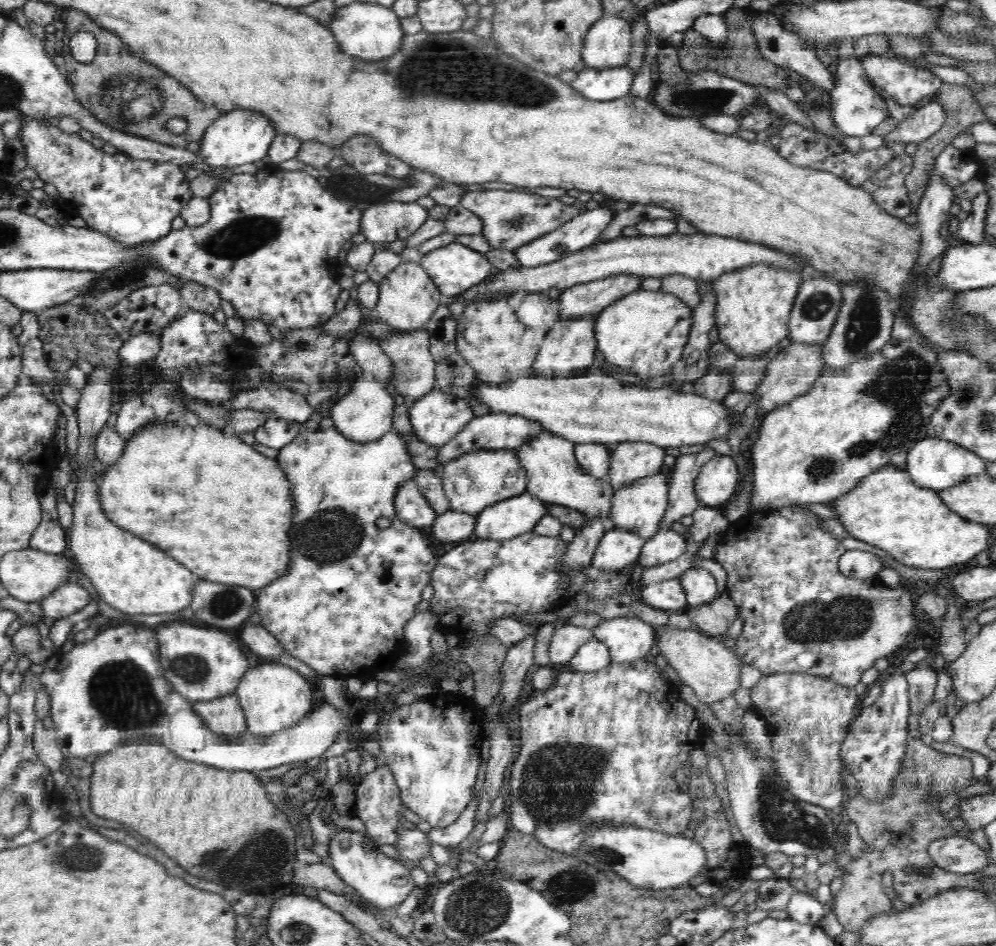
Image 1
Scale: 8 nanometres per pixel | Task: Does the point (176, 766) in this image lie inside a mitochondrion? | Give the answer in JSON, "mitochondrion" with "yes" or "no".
{"mitochondrion":"no"}

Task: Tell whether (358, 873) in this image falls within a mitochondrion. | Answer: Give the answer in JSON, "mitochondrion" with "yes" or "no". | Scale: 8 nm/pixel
{"mitochondrion":"no"}

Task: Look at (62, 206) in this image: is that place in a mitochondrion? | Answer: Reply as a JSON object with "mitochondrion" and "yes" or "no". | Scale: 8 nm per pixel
{"mitochondrion":"no"}

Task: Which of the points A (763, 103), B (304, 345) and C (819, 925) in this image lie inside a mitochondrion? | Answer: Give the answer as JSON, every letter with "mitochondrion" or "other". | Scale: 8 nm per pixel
{"A":"other","B":"mitochondrion","C":"other"}

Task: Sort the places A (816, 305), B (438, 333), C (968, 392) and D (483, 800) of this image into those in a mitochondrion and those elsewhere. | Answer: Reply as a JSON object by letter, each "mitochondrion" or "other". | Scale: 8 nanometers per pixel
{"A":"mitochondrion","B":"other","C":"mitochondrion","D":"other"}

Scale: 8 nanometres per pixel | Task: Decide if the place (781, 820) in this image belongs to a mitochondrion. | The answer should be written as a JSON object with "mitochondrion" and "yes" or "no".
{"mitochondrion":"yes"}

